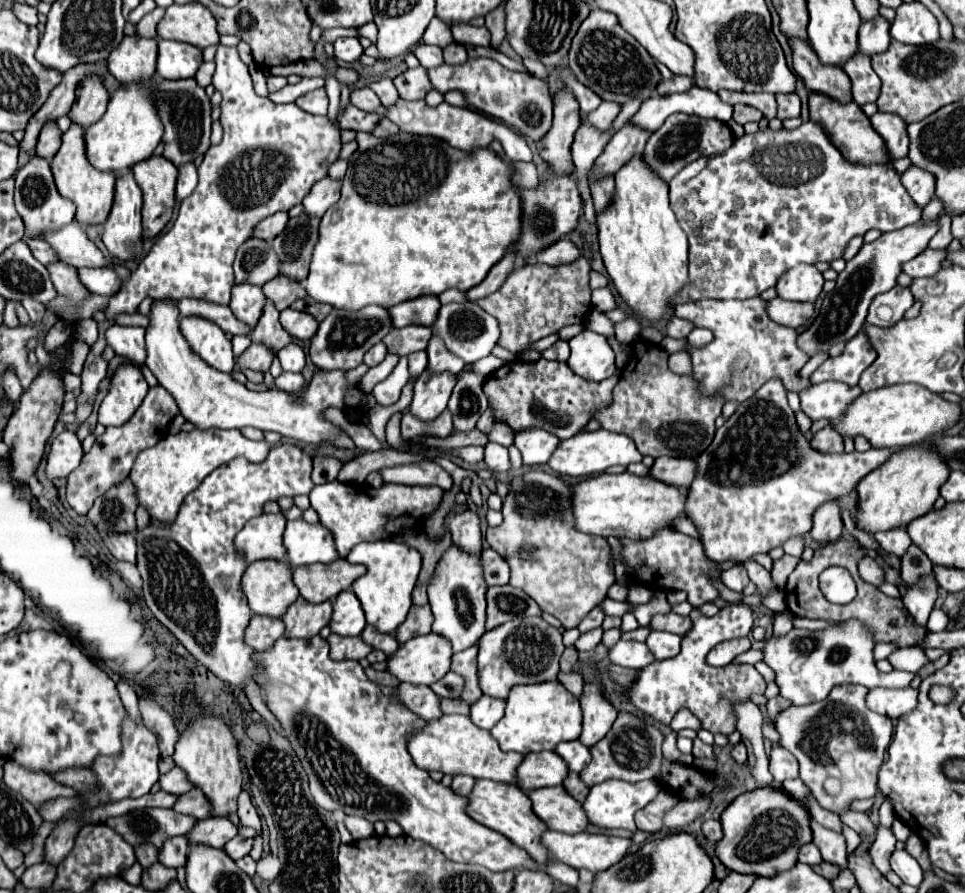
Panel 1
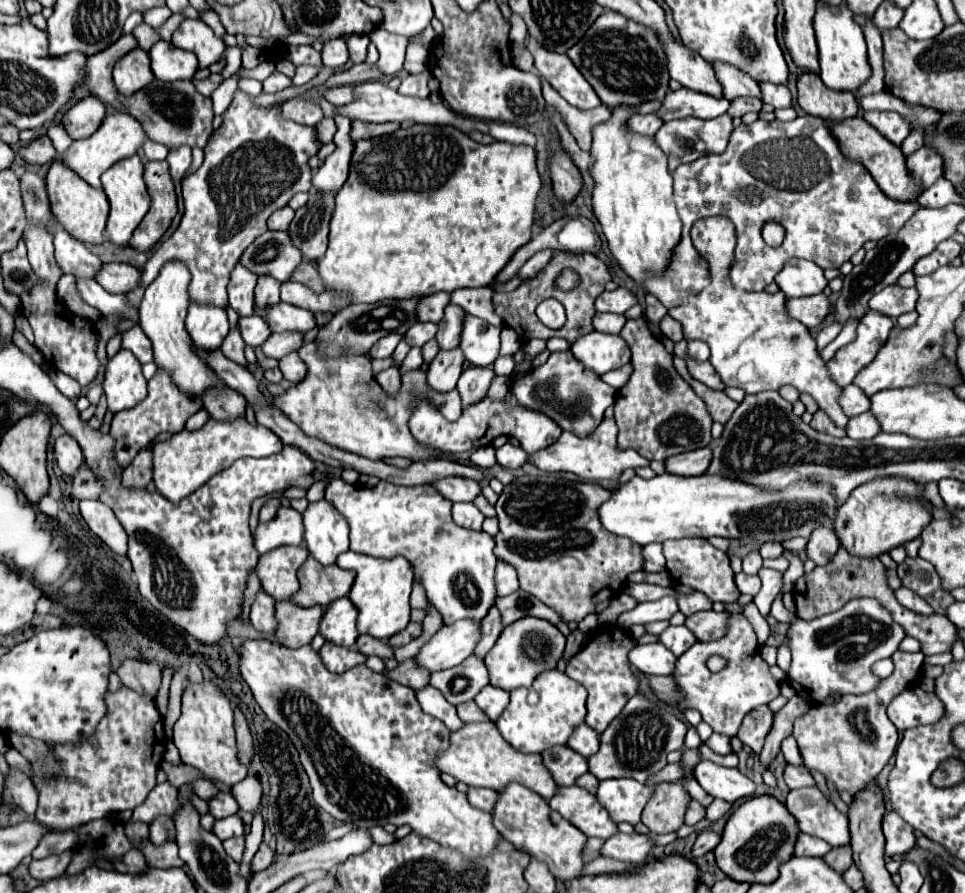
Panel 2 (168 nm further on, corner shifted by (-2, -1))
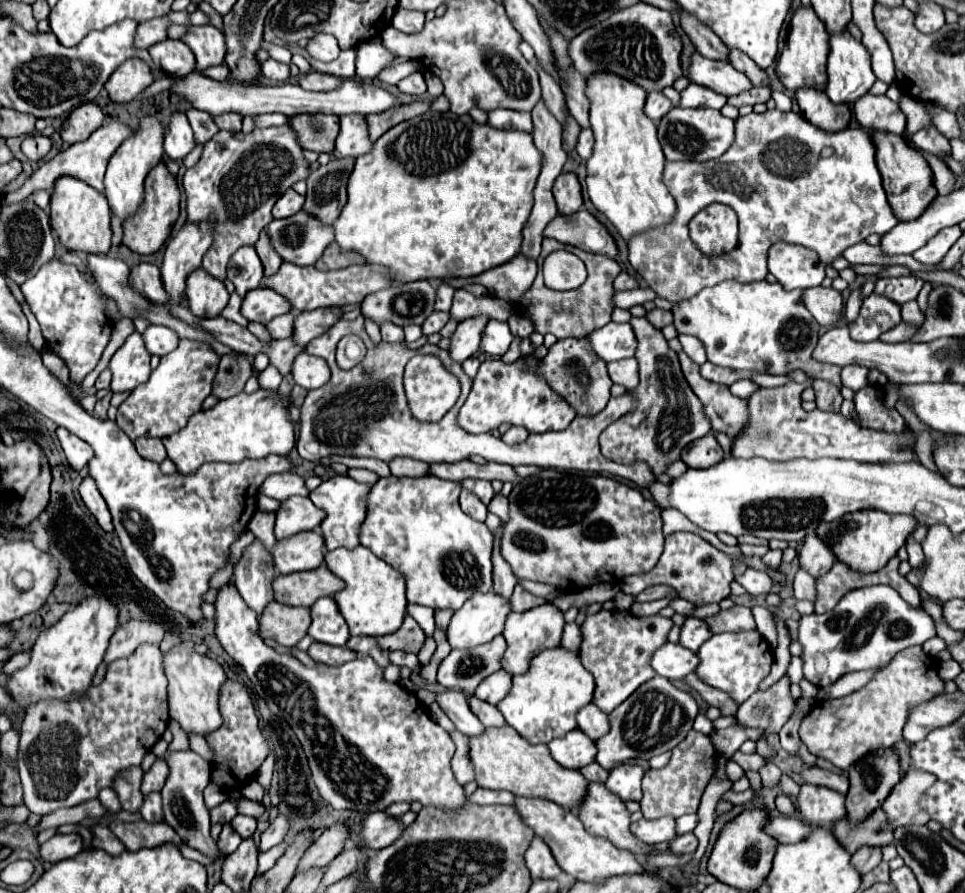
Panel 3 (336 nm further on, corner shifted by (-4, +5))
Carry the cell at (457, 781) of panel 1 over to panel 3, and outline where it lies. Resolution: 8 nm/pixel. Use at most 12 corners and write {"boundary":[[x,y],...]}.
{"boundary":[[478,787],[468,801],[476,805],[514,805],[508,791]]}

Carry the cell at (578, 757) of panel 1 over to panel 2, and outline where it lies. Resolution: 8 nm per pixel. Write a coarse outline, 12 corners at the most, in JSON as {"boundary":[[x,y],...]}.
{"boundary":[[576,725],[568,747],[590,757],[598,751],[598,733]]}

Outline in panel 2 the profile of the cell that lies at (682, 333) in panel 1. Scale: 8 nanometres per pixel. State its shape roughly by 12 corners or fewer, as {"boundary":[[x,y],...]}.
{"boundary":[[670,315],[660,321],[660,331],[668,339],[682,341],[682,327]]}

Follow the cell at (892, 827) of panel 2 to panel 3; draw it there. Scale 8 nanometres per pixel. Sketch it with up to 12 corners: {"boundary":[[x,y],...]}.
{"boundary":[[908,769],[884,801],[888,827],[926,825],[920,795],[934,775]]}

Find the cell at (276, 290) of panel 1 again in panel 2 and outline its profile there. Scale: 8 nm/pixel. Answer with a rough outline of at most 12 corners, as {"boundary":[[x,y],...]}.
{"boundary":[[302,261],[290,277],[322,293],[326,285],[316,261]]}

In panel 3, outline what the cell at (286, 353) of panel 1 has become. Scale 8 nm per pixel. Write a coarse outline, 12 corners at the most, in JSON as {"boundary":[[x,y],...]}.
{"boundary":[[302,351],[290,373],[304,389],[318,389],[330,379],[320,357]]}

